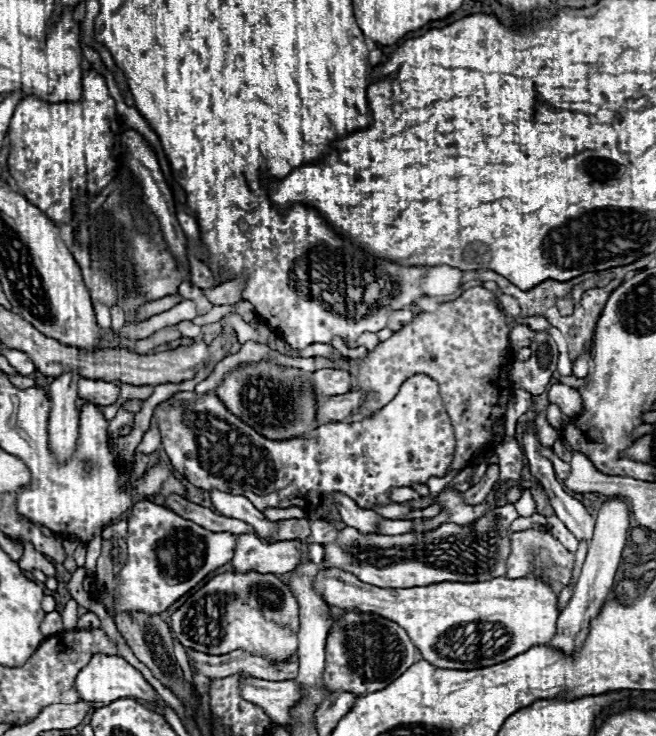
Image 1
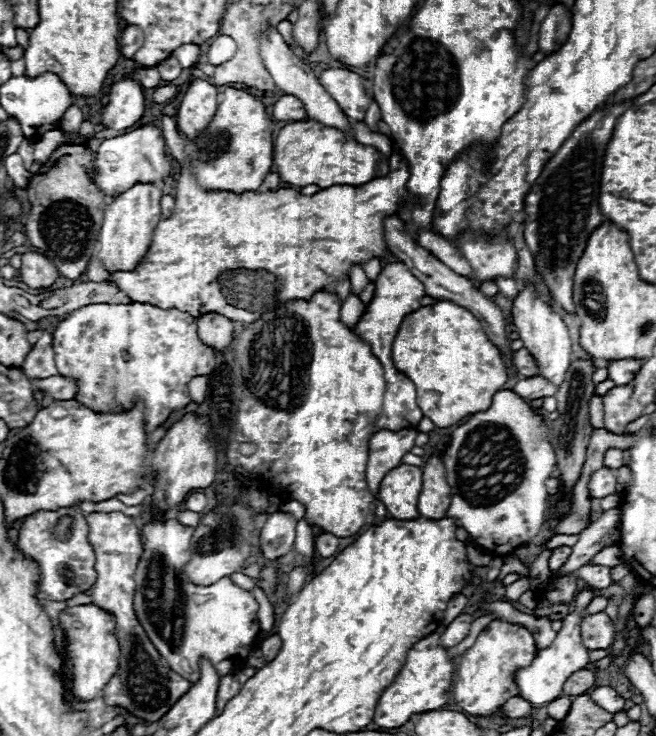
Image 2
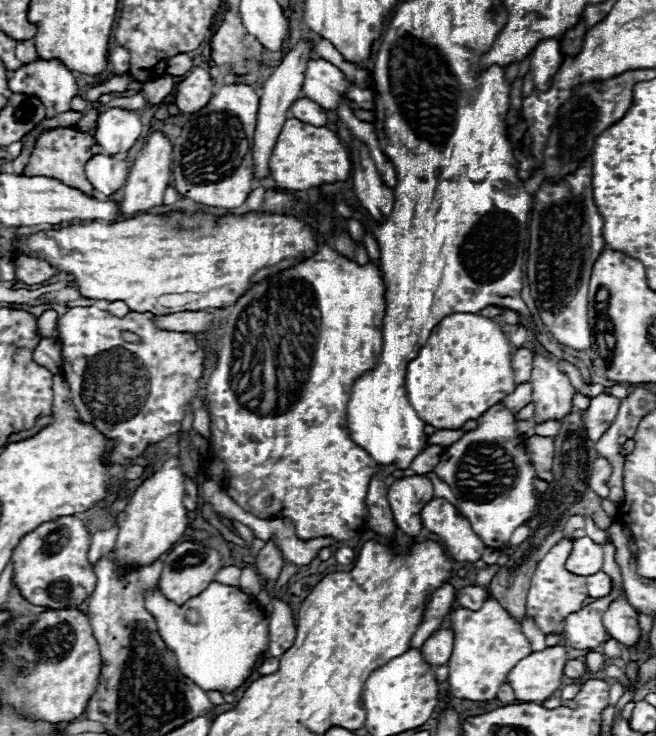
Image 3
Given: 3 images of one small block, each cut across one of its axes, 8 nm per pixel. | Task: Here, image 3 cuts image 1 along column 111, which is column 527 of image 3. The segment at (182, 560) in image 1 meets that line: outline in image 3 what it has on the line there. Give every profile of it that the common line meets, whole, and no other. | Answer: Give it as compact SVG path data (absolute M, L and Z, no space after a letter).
M562 538L556 542L550 552L538 562L536 572L530 582L530 590L526 596L526 614L536 620L540 630L544 634L550 632L564 632L564 622L572 612L578 612L584 606L584 600L588 598L586 592L586 578L584 576L574 576L564 568L564 562L572 550L572 542Z

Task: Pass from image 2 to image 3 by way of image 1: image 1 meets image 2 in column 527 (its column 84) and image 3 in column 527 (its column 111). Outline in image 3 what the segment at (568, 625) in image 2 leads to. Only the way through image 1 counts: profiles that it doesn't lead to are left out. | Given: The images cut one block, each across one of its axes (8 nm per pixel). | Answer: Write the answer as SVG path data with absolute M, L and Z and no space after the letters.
M556 644L522 658L510 672L508 684L520 702L544 702L562 688L562 670L570 660L570 648Z

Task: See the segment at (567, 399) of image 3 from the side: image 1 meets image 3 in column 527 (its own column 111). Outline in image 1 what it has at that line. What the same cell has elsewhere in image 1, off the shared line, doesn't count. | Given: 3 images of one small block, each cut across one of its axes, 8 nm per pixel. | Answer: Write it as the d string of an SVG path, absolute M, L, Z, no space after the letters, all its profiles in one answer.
M120 408L118 414L110 420L110 432L118 432L118 430L122 430L124 426L132 426L132 424L134 424L134 414Z

